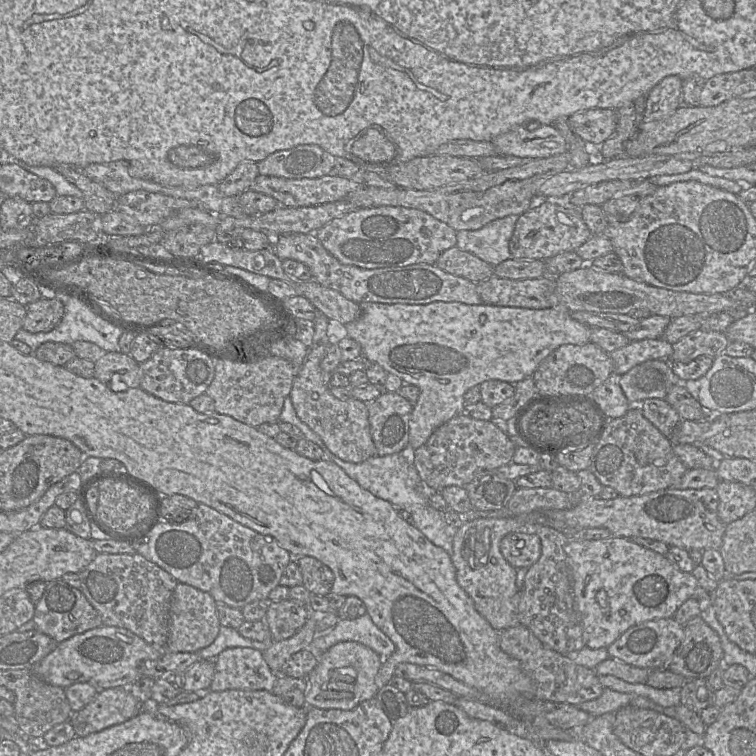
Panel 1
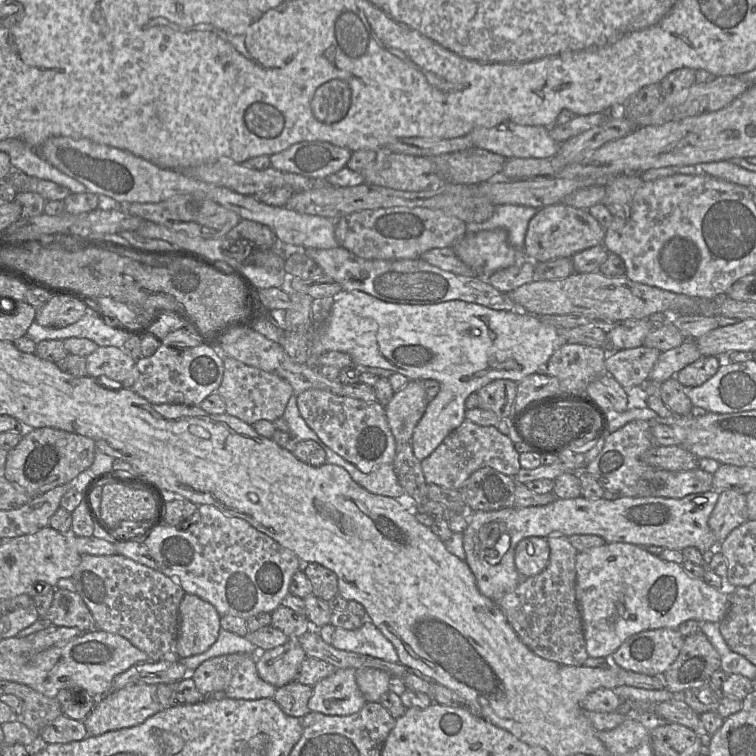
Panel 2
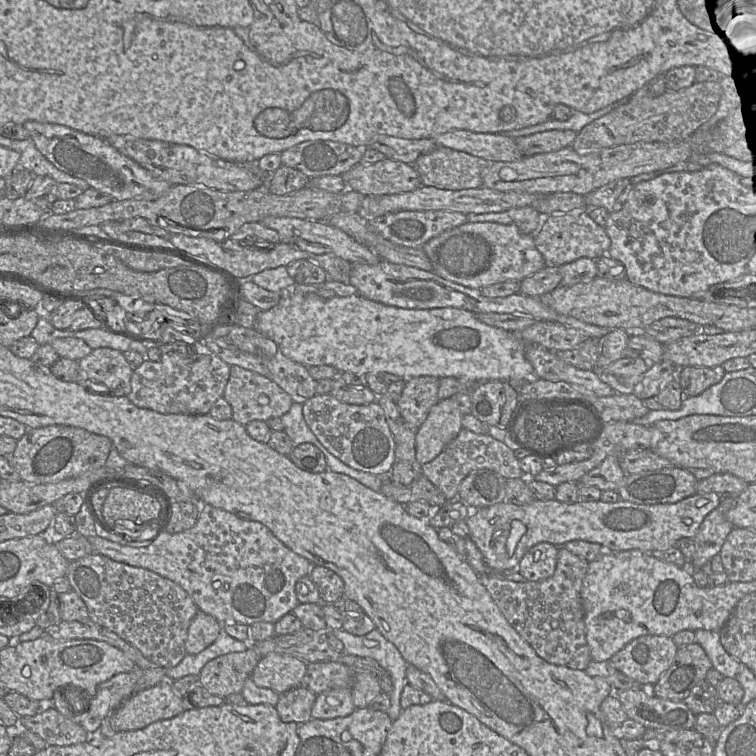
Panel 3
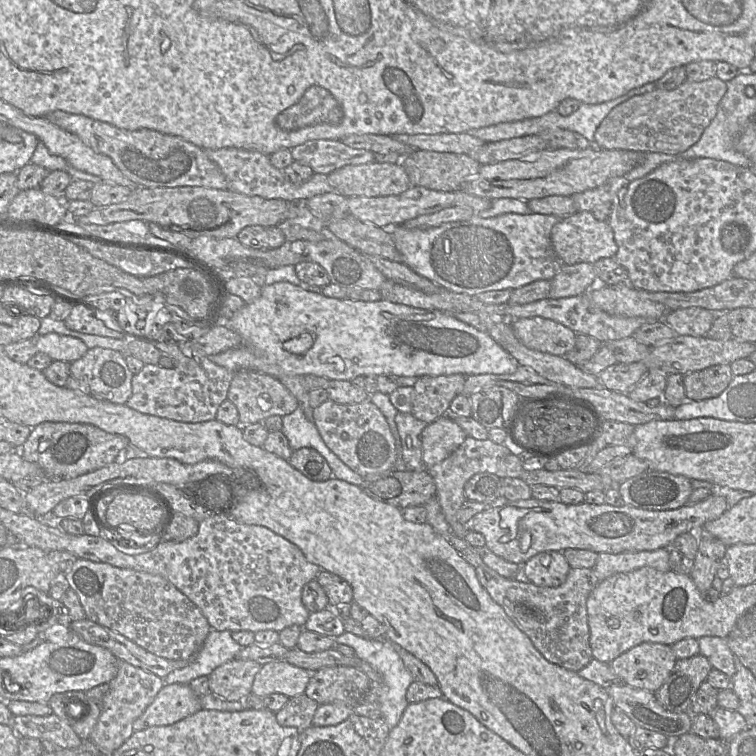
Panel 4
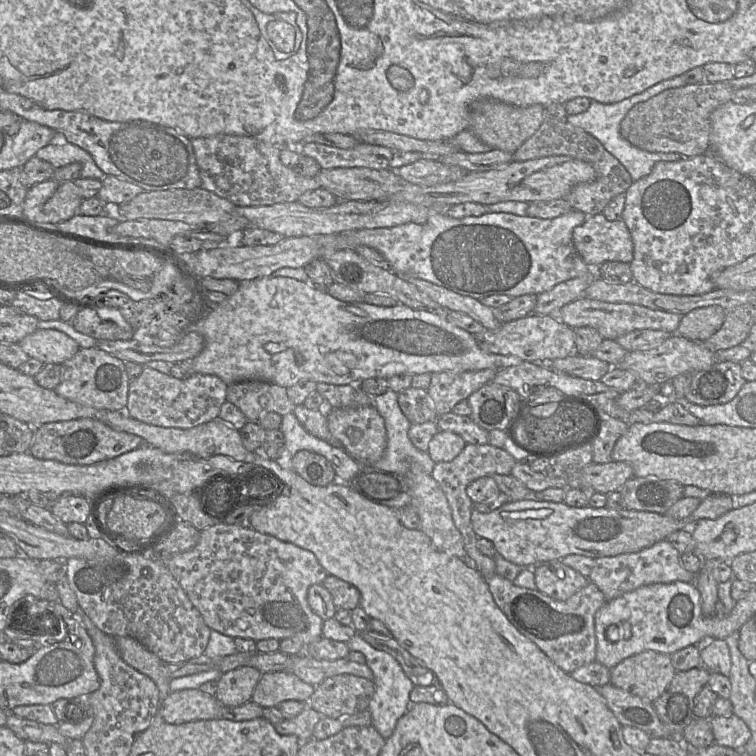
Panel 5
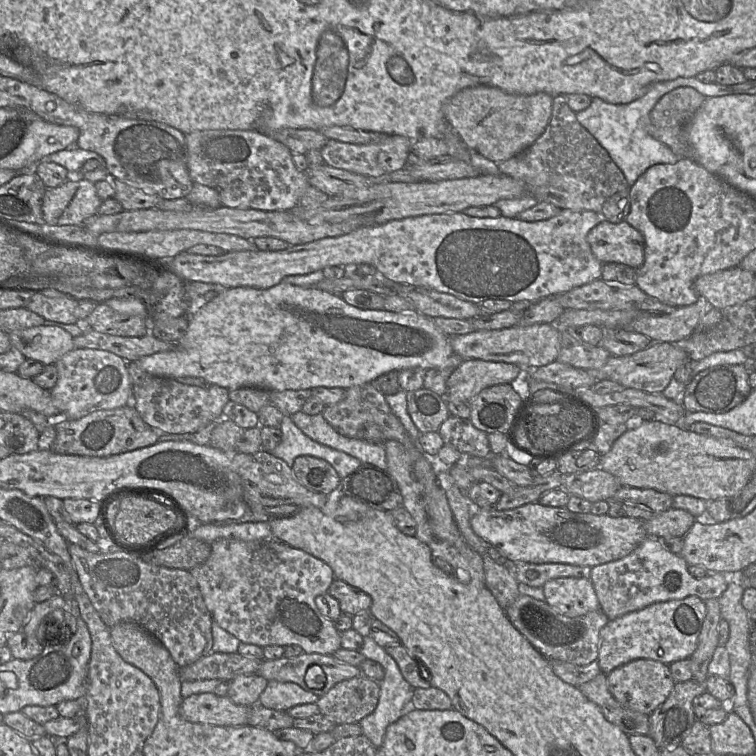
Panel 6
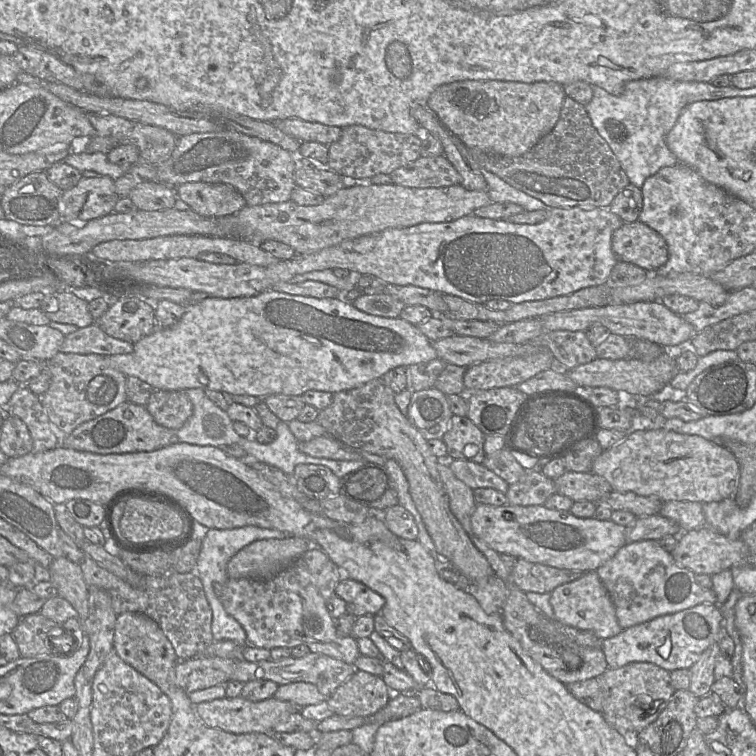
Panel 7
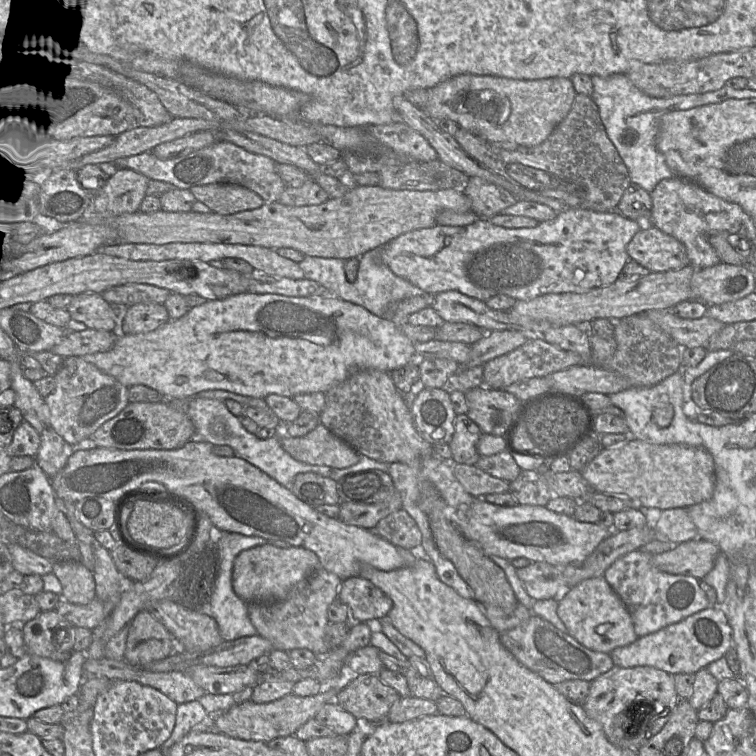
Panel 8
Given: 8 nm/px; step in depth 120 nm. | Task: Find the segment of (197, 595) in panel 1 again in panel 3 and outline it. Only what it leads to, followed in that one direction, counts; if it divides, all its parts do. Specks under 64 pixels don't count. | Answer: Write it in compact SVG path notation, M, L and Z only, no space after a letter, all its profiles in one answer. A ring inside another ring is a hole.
M199 610L188 629L185 649L188 654L198 654L218 637L222 624L213 616Z

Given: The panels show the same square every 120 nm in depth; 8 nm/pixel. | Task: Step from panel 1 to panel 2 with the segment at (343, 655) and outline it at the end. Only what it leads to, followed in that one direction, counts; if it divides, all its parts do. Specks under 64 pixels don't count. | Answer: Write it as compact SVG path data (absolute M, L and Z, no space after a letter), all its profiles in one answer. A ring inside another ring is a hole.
M337 669L313 686L308 702L312 712L345 716L358 712L366 703L356 683L356 670Z

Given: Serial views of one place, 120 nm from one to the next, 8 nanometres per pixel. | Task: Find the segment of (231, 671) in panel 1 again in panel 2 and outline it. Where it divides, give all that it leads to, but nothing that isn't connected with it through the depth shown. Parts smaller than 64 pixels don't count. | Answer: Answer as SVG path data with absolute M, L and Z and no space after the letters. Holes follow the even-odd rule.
M248 655L238 665L230 684L224 690L228 698L245 700L274 698L277 688L260 678L255 656L257 655Z

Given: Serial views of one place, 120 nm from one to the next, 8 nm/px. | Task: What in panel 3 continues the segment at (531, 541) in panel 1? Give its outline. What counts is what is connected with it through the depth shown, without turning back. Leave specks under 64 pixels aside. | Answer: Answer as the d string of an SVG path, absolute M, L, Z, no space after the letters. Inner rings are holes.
M547 542L532 546L519 563L519 573L528 581L551 577L557 565L559 547Z

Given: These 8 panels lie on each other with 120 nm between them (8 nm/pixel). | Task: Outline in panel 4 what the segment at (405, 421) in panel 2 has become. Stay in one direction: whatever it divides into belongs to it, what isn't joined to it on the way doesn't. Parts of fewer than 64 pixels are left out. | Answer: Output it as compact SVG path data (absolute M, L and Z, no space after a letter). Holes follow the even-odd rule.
M467 375L421 376L414 384L412 415L427 424L449 415L452 400L462 394Z

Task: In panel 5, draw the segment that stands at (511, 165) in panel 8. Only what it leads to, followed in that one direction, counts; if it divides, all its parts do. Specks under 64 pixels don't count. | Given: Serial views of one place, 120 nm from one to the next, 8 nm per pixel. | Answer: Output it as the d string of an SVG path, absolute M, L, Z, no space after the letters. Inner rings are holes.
M552 103L545 107L540 127L513 153L513 161L566 155L590 163L596 171L595 178L574 186L562 199L566 200L573 210L582 211L587 216L600 214L611 199L625 193L634 181L625 167L603 147L599 140L567 121L568 114L564 104Z

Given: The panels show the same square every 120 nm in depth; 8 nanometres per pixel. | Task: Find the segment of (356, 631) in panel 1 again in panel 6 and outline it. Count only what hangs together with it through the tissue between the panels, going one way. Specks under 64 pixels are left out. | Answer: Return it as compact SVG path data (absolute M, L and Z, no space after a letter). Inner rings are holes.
M370 636L363 637L363 645L359 652L363 654L365 658L378 662L384 669L384 677L379 682L380 696L377 707L371 714L367 715L359 722L362 728L362 734L370 740L376 749L378 749L383 744L387 727L396 722L405 711L411 707L414 689L401 674L393 657L385 651L384 647L378 645L373 638Z

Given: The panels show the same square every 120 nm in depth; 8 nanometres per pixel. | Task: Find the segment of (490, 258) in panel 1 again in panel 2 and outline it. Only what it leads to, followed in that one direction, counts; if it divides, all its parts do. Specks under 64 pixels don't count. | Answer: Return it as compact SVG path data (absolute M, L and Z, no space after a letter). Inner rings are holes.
M503 204L495 206L492 216L480 223L466 223L467 234L482 230L504 229L508 242L517 250L523 251L525 235L531 218L538 209L529 206Z

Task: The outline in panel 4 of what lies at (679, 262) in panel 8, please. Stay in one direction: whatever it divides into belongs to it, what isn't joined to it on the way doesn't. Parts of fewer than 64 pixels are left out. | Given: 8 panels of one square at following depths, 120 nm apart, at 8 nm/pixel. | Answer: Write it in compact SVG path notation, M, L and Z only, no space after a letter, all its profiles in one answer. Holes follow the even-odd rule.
M577 211L560 218L552 228L551 244L563 265L582 262L594 264L602 258L613 258L618 250L614 232L608 221L599 221L591 211Z

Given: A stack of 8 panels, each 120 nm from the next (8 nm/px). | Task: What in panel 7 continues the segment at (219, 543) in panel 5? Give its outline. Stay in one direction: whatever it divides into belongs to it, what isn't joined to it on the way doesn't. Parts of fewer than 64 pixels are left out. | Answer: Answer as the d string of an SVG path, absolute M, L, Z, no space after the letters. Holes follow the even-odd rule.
M314 547L306 551L303 555L301 555L290 565L286 566L285 568L283 568L282 570L280 570L278 573L276 573L270 578L267 579L229 578L223 584L216 584L216 594L221 600L226 612L229 615L231 615L234 619L236 619L245 630L247 635L247 643L258 648L266 648L268 650L276 647L293 648L295 646L304 644L309 648L310 652L322 653L324 655L342 660L348 664L353 665L355 660L360 656L357 640L352 636L339 636L337 634L334 626L334 619L331 618L326 608L326 601L331 595L335 594L335 587L337 583L342 579L342 574L343 574L342 570L328 557L328 555L326 555L322 551L322 549L320 549L319 547Z

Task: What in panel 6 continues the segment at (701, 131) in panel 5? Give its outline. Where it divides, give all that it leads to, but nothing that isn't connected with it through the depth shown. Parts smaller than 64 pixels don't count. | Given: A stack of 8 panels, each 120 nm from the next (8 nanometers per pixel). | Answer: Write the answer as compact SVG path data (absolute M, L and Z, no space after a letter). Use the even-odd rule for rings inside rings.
M681 86L659 99L647 118L647 133L679 157L690 157L685 127L706 97L692 87Z

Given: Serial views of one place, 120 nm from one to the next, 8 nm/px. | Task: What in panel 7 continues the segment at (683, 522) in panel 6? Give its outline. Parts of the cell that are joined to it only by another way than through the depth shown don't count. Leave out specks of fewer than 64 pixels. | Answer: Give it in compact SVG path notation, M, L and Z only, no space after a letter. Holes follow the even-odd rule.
M660 514L646 517L637 517L626 534L626 542L637 542L642 540L660 540L665 536L678 536L681 529L674 521Z

